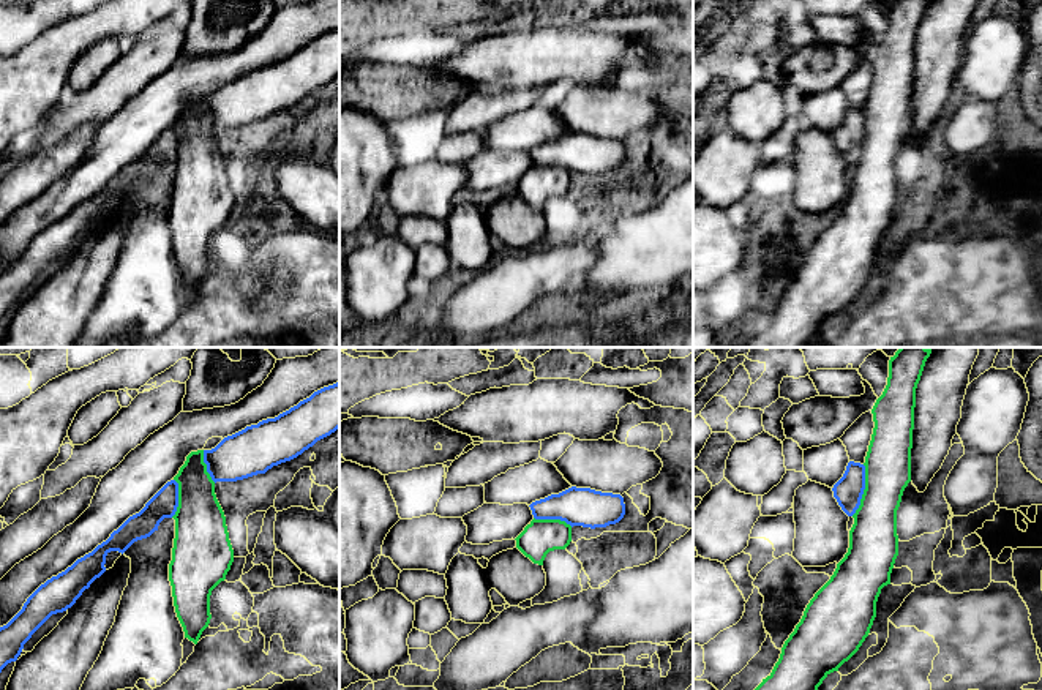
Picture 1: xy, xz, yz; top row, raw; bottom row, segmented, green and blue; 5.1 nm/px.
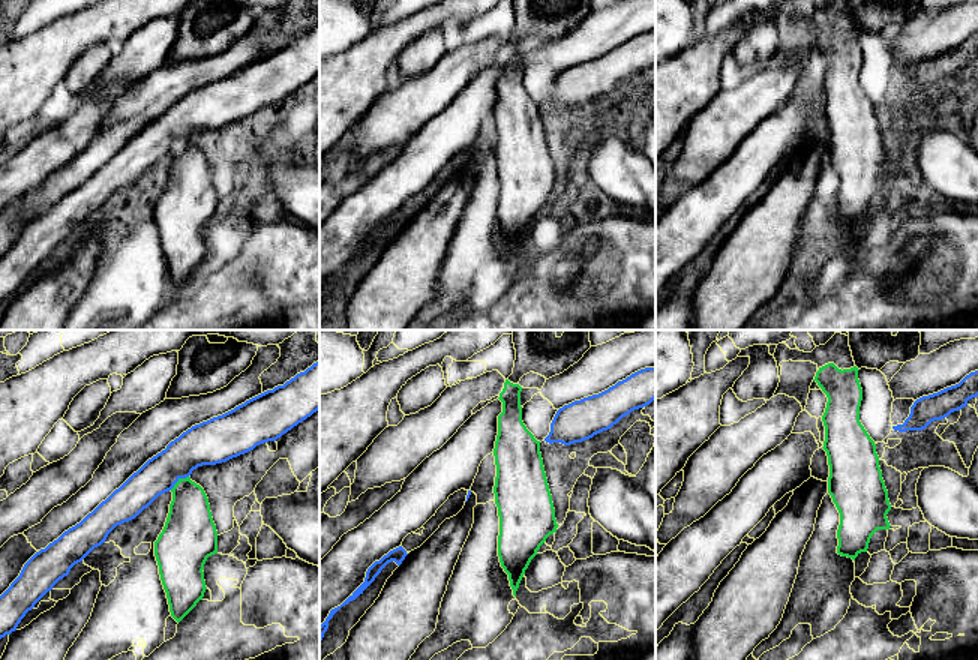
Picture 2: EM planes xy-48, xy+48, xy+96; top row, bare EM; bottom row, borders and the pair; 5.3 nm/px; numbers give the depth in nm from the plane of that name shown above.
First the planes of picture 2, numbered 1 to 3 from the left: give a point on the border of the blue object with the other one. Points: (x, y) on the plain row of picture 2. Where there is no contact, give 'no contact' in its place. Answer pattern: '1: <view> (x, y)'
1: xy-48 (179, 144)
2: no contact
3: no contact

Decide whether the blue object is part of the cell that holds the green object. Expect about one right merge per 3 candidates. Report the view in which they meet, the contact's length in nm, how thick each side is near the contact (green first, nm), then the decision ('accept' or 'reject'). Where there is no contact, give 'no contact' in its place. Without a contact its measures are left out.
contact in yz; length 280 nm; calibres 240 and 150 nm; reject

